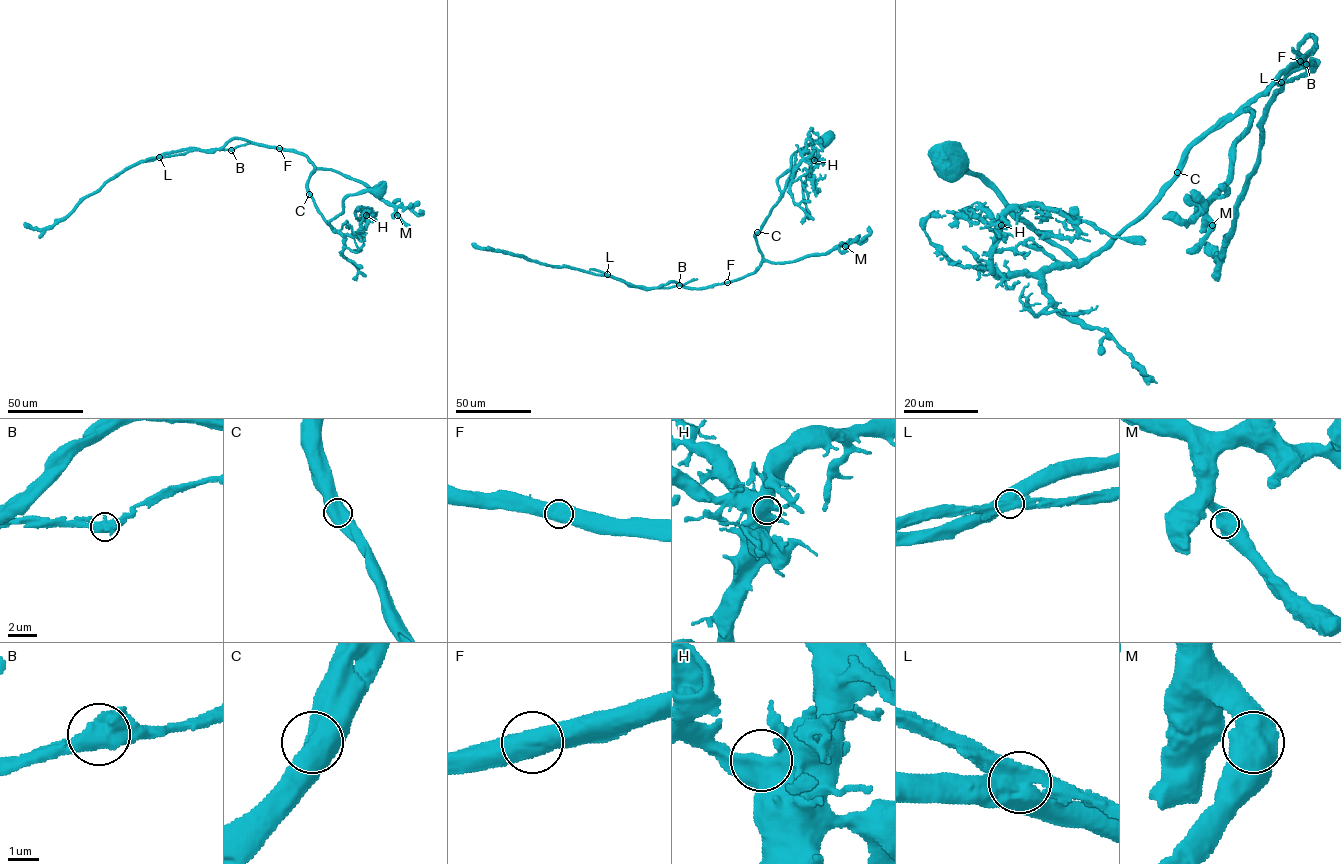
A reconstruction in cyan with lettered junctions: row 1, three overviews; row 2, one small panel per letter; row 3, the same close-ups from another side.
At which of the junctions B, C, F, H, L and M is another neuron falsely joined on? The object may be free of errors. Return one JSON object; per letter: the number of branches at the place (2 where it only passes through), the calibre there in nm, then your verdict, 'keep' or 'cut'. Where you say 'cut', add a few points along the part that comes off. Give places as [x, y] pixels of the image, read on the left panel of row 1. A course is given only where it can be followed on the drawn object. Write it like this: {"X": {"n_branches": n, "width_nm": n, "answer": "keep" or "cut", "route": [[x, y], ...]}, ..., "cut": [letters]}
{"B": {"n_branches": 2, "width_nm": 750, "answer": "keep"}, "C": {"n_branches": 2, "width_nm": 700, "answer": "keep"}, "F": {"n_branches": 2, "width_nm": 850, "answer": "keep"}, "H": {"n_branches": 2, "width_nm": 650, "answer": "keep"}, "L": {"n_branches": 2, "width_nm": 800, "answer": "cut", "route": [[159, 157], [194, 150], [233, 149], [249, 143]]}, "M": {"n_branches": 2, "width_nm": 800, "answer": "keep"}, "cut": ["L"]}

